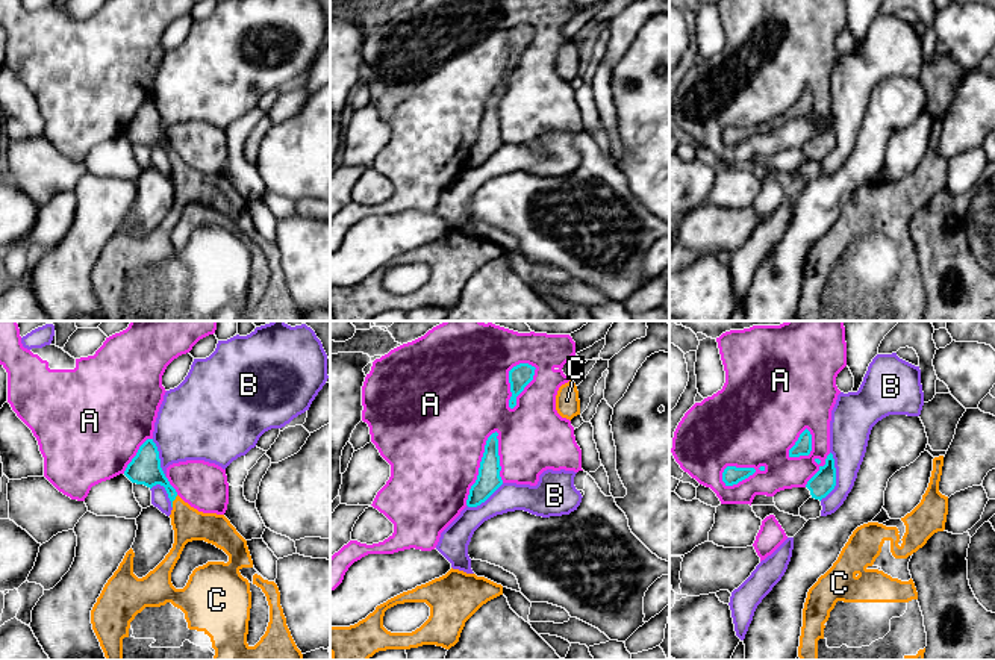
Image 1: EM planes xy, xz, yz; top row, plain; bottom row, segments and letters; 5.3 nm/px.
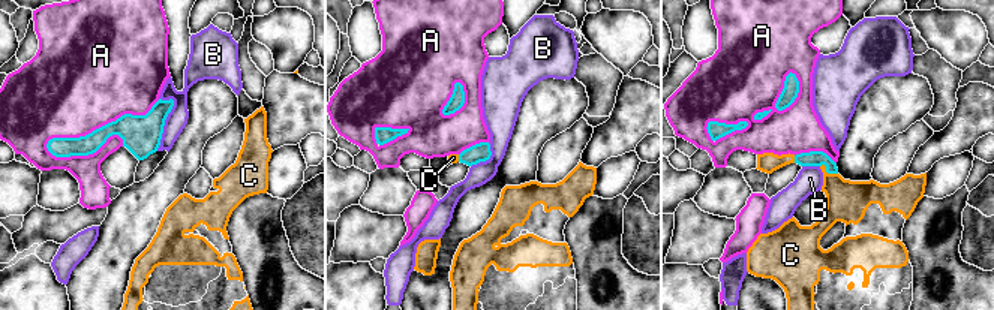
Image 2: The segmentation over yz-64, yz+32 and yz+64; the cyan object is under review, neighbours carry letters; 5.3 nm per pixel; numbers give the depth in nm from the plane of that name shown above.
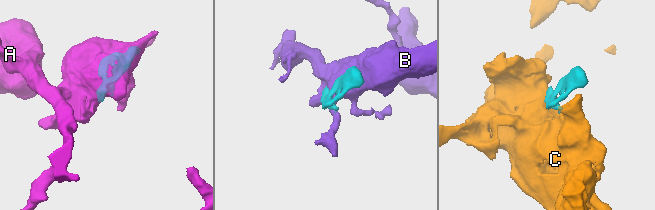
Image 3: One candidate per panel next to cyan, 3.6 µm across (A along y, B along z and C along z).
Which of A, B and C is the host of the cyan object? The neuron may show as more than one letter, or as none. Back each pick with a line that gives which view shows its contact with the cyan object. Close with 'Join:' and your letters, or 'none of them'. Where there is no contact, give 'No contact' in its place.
C: Touches cyan in xy
Join: C

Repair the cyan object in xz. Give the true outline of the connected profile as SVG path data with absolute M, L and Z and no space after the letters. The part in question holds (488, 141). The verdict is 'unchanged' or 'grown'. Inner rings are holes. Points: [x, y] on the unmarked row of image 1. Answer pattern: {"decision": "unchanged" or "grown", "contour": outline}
{"decision": "unchanged", "contour": "M492 94L485 106L485 114L480 123L479 136L469 150L466 160L468 168L477 168L485 163L501 145L500 117L498 117L498 94Z"}

